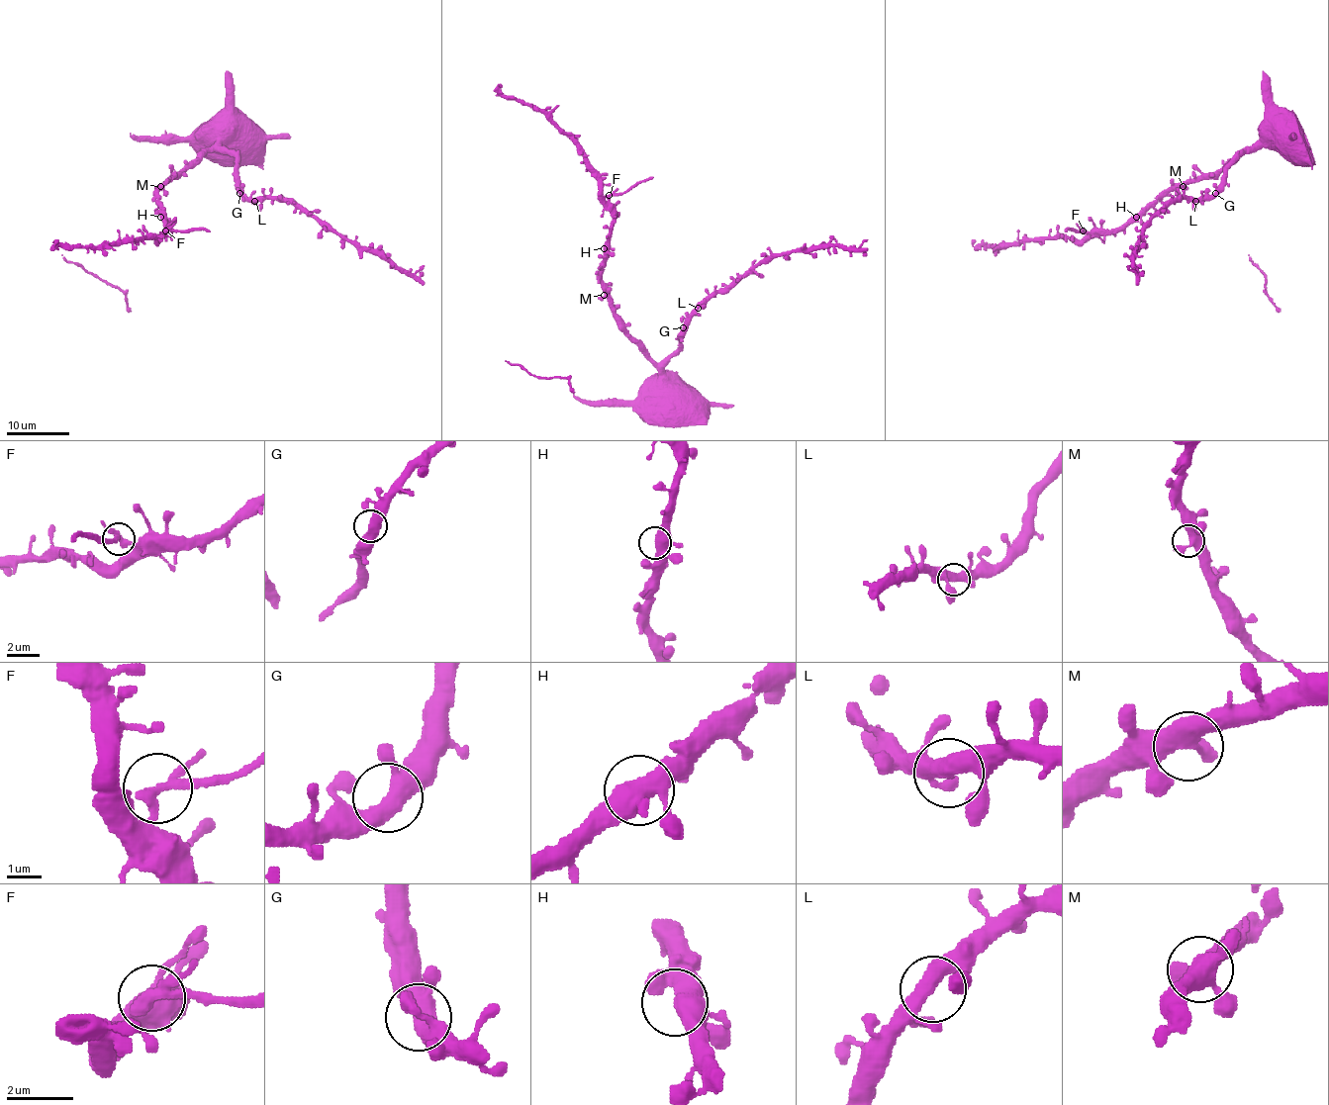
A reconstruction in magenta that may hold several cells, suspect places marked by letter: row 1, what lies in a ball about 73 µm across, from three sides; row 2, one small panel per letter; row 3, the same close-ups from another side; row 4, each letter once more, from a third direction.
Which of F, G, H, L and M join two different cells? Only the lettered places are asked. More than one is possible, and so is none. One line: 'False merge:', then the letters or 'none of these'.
False merge: F

